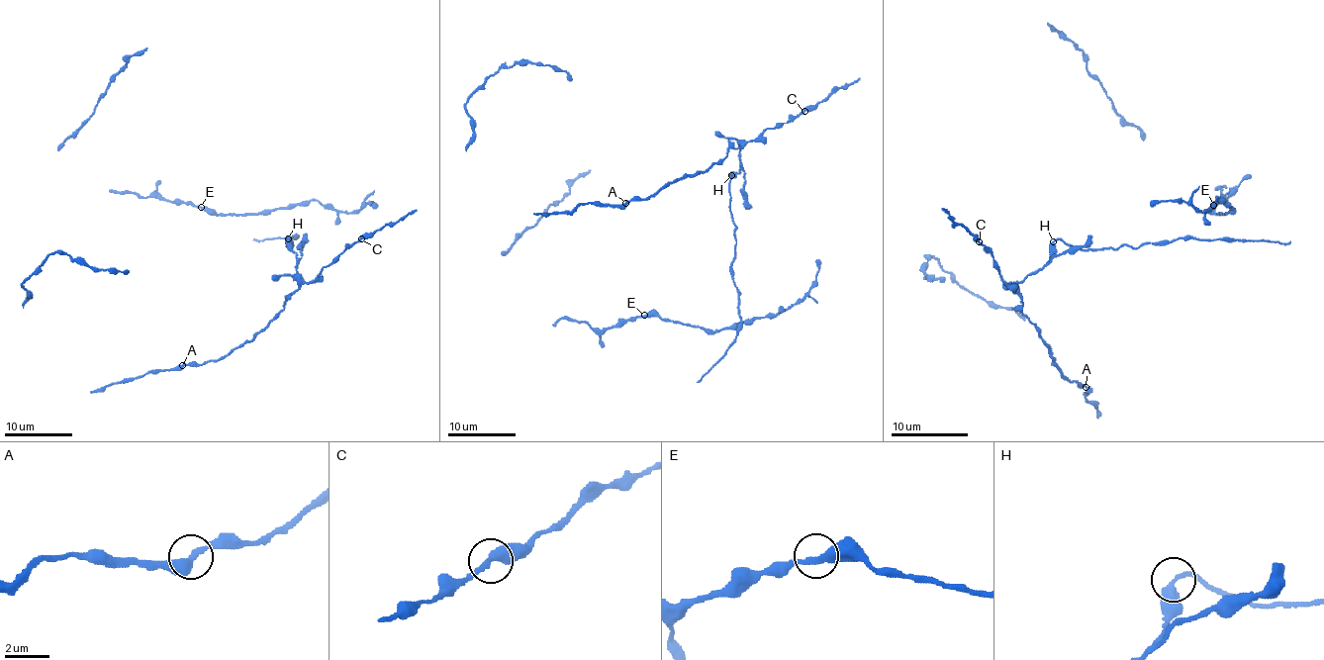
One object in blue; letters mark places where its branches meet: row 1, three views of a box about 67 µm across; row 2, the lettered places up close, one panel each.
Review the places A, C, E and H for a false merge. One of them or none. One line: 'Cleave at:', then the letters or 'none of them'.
Cleave at: H

